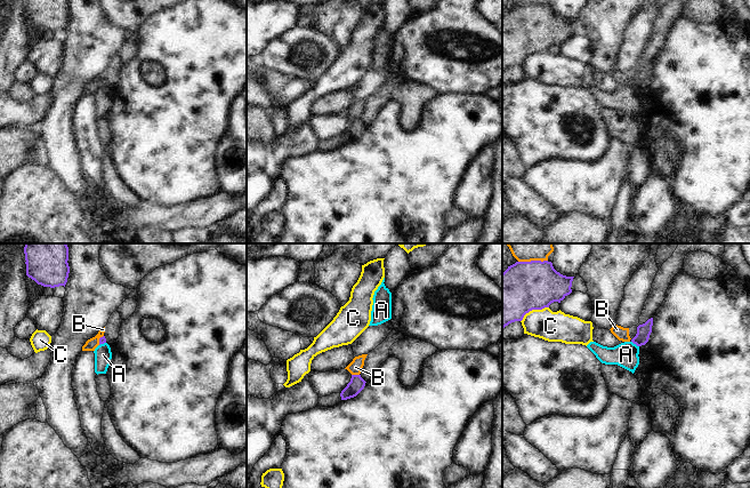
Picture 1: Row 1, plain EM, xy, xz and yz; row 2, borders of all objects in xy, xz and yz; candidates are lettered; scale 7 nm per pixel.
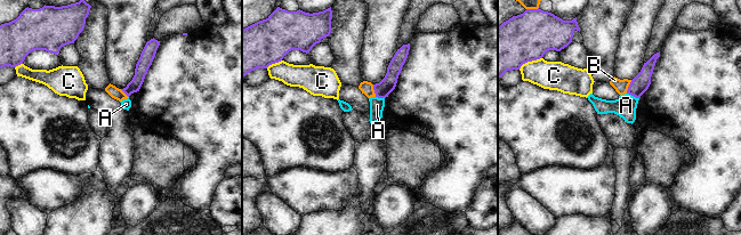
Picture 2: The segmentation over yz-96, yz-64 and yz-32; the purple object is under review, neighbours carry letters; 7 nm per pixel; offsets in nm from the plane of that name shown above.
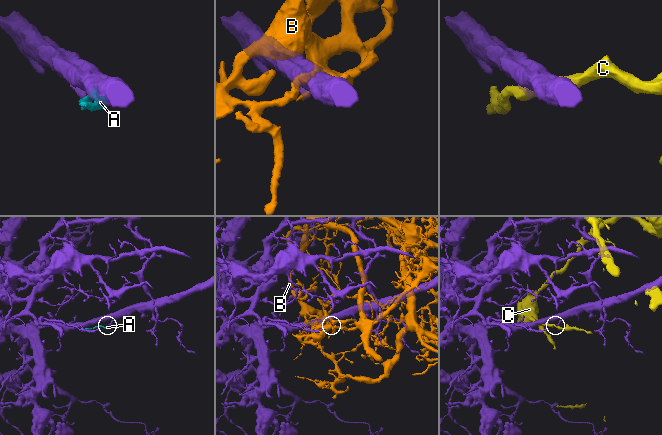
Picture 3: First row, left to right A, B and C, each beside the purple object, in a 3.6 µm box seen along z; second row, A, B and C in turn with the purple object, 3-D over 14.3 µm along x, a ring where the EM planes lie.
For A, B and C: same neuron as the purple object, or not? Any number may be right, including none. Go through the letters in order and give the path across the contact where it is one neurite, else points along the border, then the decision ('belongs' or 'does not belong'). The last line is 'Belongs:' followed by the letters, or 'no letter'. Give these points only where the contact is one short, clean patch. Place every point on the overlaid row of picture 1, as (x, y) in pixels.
A: border along yz (631, 341), (638, 346); does not belong
B: does not belong
C: does not belong
Belongs: no letter

